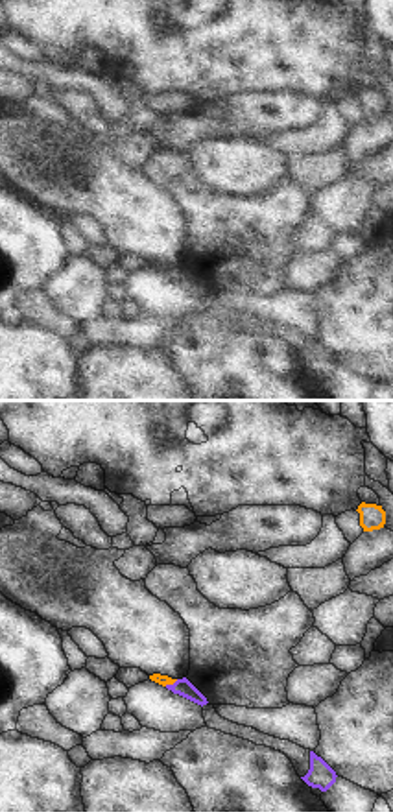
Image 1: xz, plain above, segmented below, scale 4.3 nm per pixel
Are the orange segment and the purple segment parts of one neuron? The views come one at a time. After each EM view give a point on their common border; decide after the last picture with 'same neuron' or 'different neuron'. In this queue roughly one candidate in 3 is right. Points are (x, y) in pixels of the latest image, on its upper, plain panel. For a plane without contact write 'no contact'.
contact (170, 270)

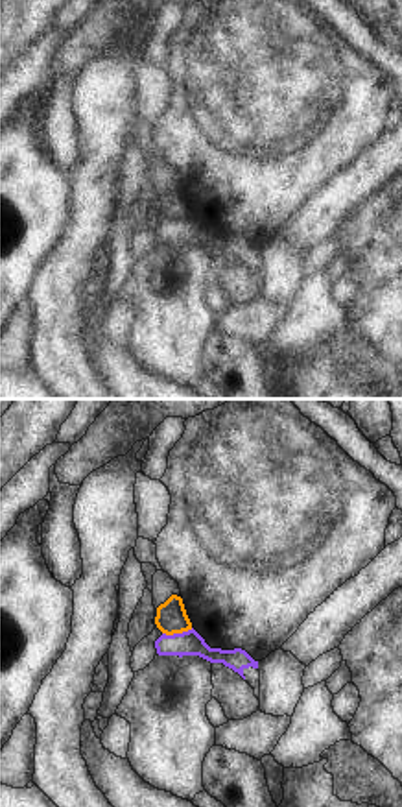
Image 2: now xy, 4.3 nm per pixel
contact (177, 218)

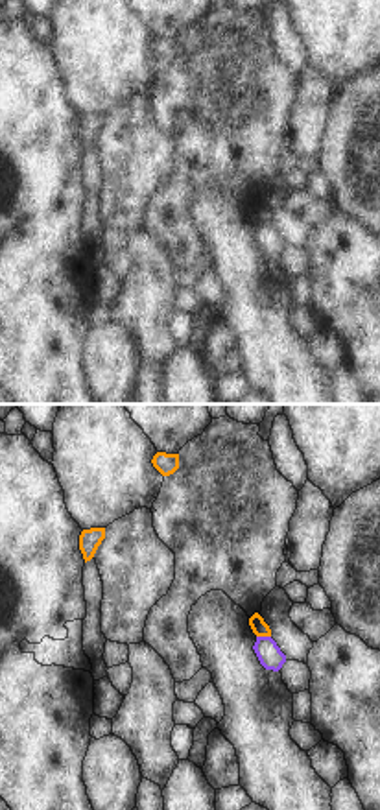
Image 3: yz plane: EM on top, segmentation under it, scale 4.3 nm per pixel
contact (264, 222)

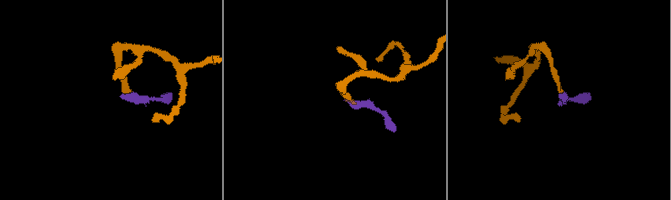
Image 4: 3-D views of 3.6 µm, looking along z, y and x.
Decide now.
different neuron

